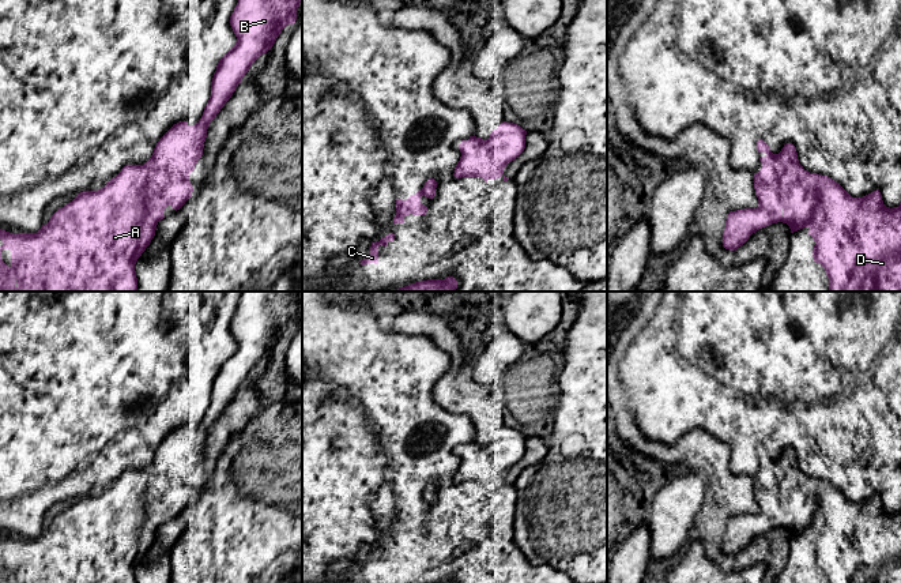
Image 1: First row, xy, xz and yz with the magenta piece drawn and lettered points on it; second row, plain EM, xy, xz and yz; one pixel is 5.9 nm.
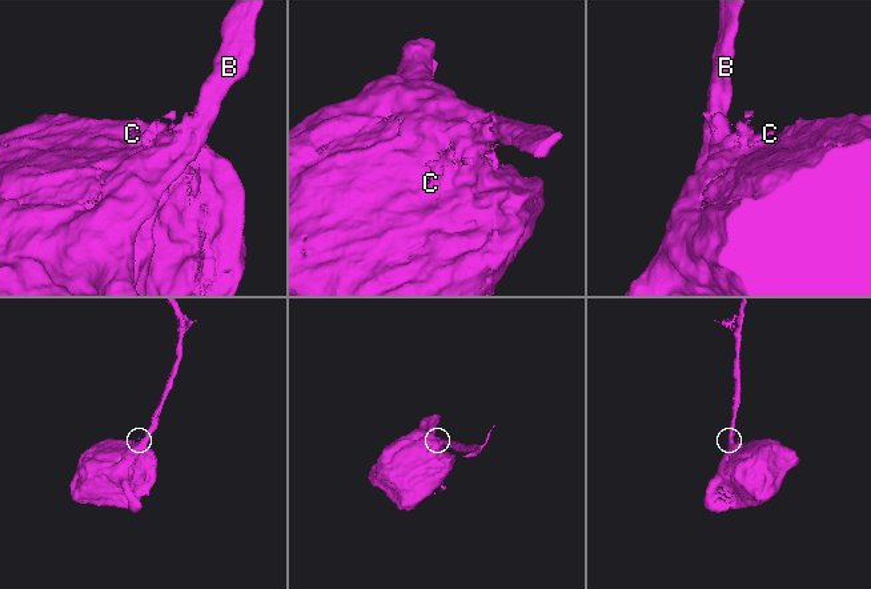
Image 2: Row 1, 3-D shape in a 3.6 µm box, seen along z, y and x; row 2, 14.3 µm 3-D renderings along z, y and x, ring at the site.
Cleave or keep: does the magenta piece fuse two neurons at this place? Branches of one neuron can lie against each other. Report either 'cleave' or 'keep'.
keep

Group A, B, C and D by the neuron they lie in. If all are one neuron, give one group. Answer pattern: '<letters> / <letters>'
A B C D

